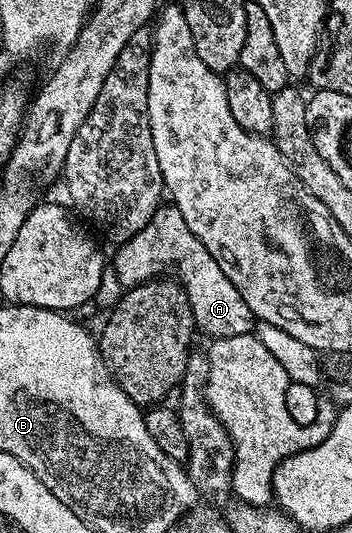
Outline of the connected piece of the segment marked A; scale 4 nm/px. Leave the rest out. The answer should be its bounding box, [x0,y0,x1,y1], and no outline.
[111,203,257,339]

